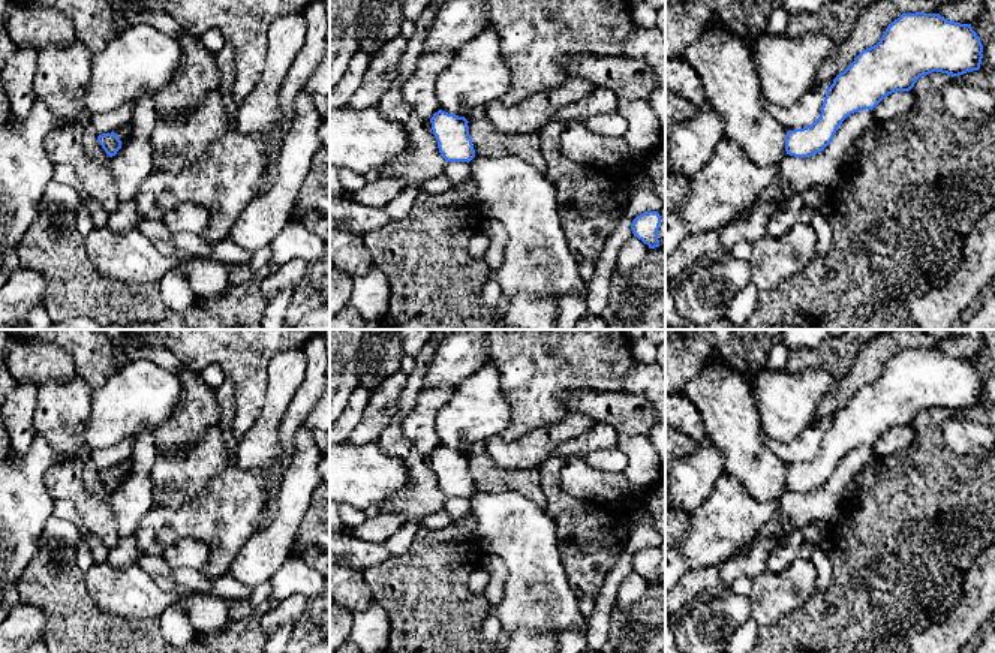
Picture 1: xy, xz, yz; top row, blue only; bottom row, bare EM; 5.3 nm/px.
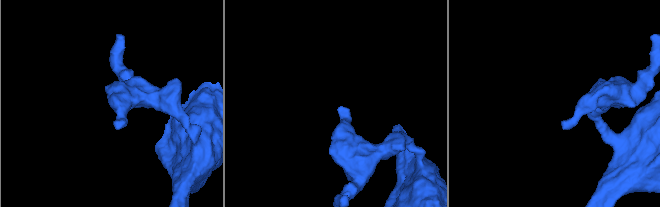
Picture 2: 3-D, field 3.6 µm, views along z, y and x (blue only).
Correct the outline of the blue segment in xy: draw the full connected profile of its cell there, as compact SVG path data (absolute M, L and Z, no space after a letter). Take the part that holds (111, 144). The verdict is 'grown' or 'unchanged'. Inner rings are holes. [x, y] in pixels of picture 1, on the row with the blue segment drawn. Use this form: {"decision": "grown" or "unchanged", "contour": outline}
{"decision": "unchanged", "contour": "M114 132L99 135L97 141L109 157L121 148L121 141Z"}

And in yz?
{"decision": "unchanged", "contour": "M902 13L877 45L863 49L826 88L817 121L787 132L787 154L811 157L823 151L847 117L872 111L895 91L910 91L923 75L959 76L979 70L982 52L971 24L953 22L940 13Z"}

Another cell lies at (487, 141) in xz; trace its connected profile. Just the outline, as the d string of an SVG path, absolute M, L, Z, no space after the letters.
M487 118L472 120L468 126L475 156L518 156L544 174L545 160L539 150L539 132L502 133Z

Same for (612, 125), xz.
M601 112L581 121L589 130L605 138L623 138L628 123L619 112Z

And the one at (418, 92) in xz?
M435 49L424 52L417 69L402 87L406 103L423 118L436 112L435 87L438 76L451 64L456 51Z

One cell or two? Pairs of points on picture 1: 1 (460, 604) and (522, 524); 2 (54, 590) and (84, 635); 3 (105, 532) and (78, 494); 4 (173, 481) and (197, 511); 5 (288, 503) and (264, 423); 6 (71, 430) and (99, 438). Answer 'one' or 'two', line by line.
1: two
2: one
3: one
4: two
5: two
6: two

